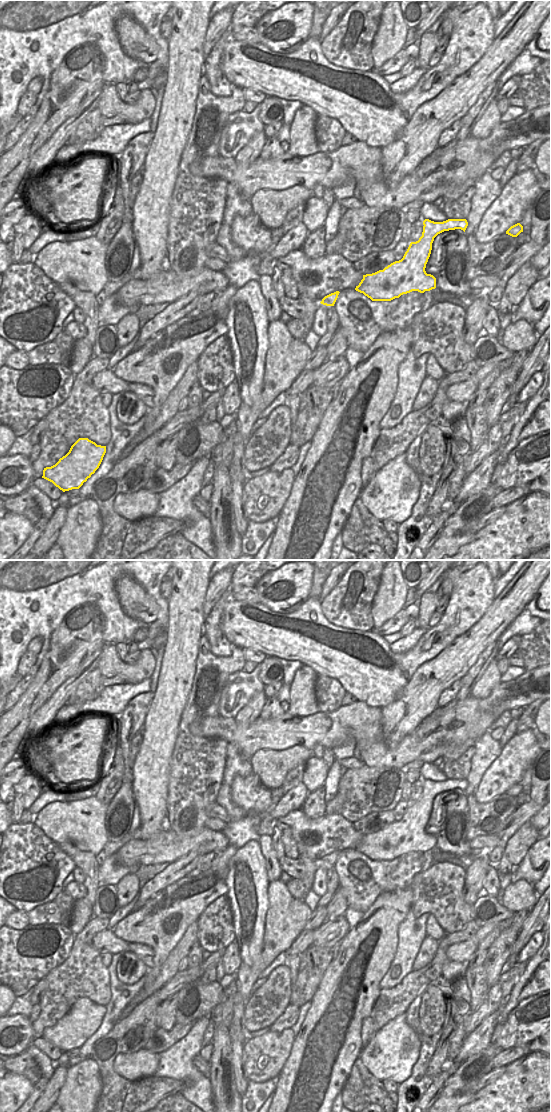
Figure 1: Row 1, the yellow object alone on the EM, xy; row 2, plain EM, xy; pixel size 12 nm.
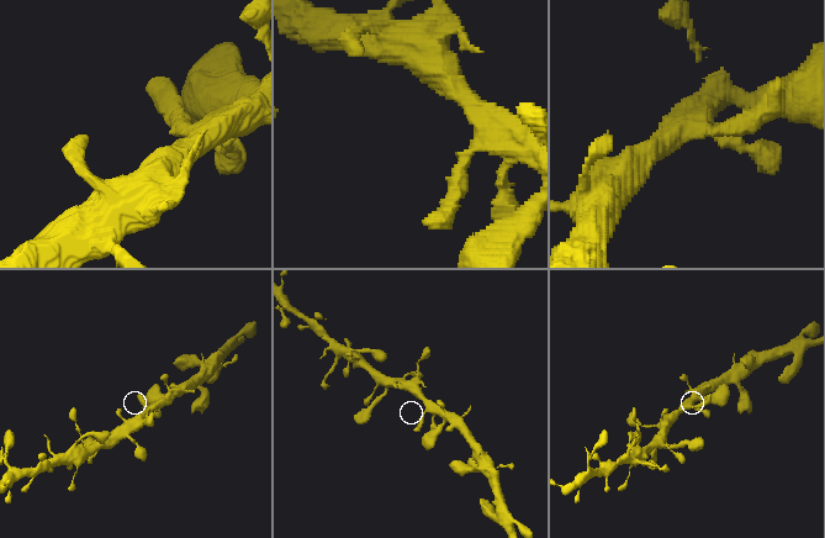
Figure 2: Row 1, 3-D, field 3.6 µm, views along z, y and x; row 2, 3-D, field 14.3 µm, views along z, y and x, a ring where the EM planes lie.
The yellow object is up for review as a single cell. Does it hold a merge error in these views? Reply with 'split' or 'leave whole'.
leave whole

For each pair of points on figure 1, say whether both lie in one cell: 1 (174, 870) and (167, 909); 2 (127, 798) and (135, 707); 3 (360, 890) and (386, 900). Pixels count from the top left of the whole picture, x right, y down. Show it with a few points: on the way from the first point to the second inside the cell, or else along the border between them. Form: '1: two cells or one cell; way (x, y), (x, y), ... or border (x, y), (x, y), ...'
1: two cells; border (187, 875), (167, 885), (151, 897)
2: one cell; way (127, 775), (126, 734), (128, 729)
3: two cells; border (382, 891), (364, 913)

